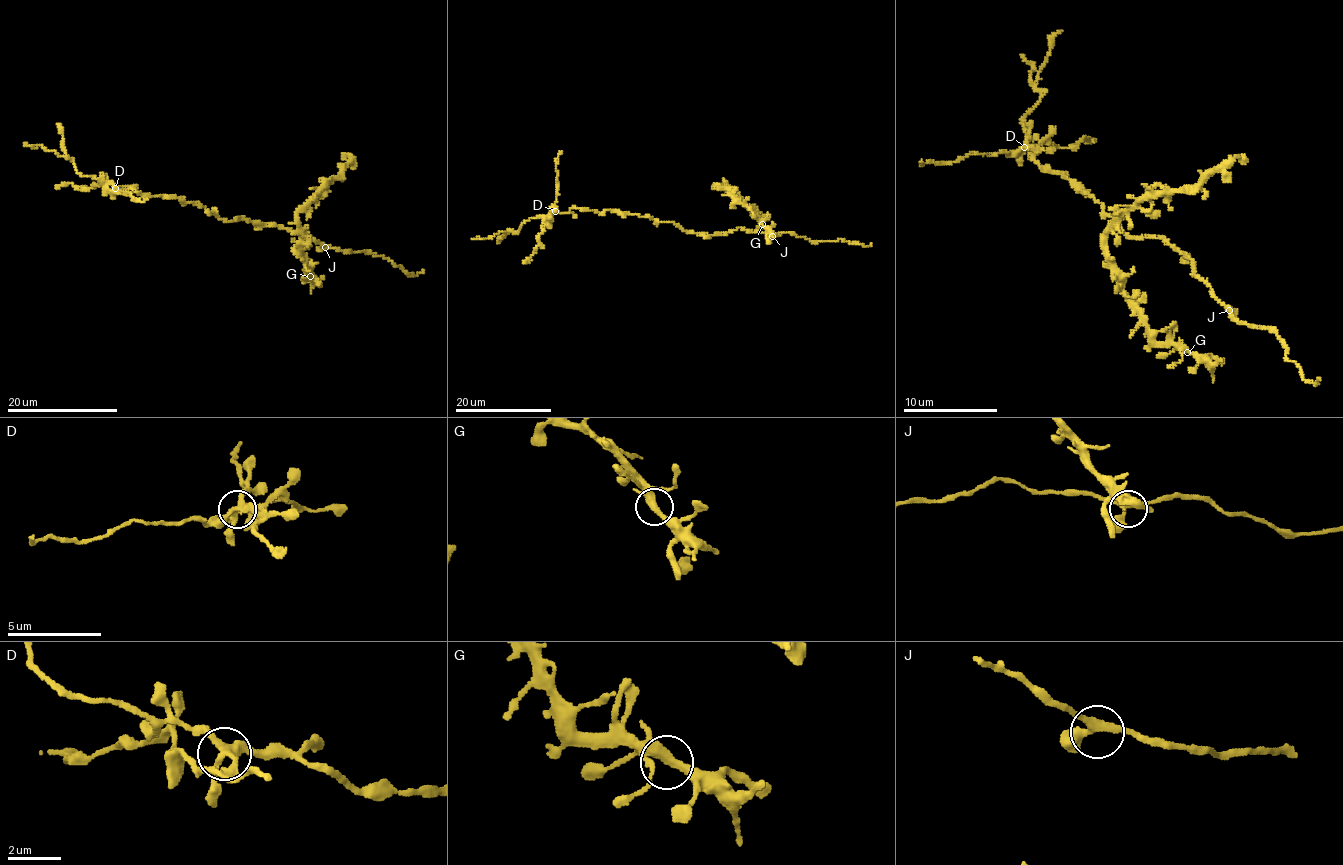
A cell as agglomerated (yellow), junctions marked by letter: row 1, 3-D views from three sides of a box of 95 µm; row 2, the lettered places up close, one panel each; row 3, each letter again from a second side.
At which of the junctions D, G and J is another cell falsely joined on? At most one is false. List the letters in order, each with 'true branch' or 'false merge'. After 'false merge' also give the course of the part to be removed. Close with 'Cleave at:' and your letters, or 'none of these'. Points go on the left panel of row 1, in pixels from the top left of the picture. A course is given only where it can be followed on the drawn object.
D: false merge; course (116, 188), (110, 190), (102, 183), (84, 190), (72, 184), (56, 187)
G: true branch
J: true branch
Cleave at: D

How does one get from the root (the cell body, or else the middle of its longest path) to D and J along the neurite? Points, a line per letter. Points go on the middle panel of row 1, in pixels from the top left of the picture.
D: (726, 233), (687, 232), (672, 222), (613, 210), (597, 212), (575, 208), (568, 212), (555, 210)
J: (726, 233), (742, 228), (772, 236)

